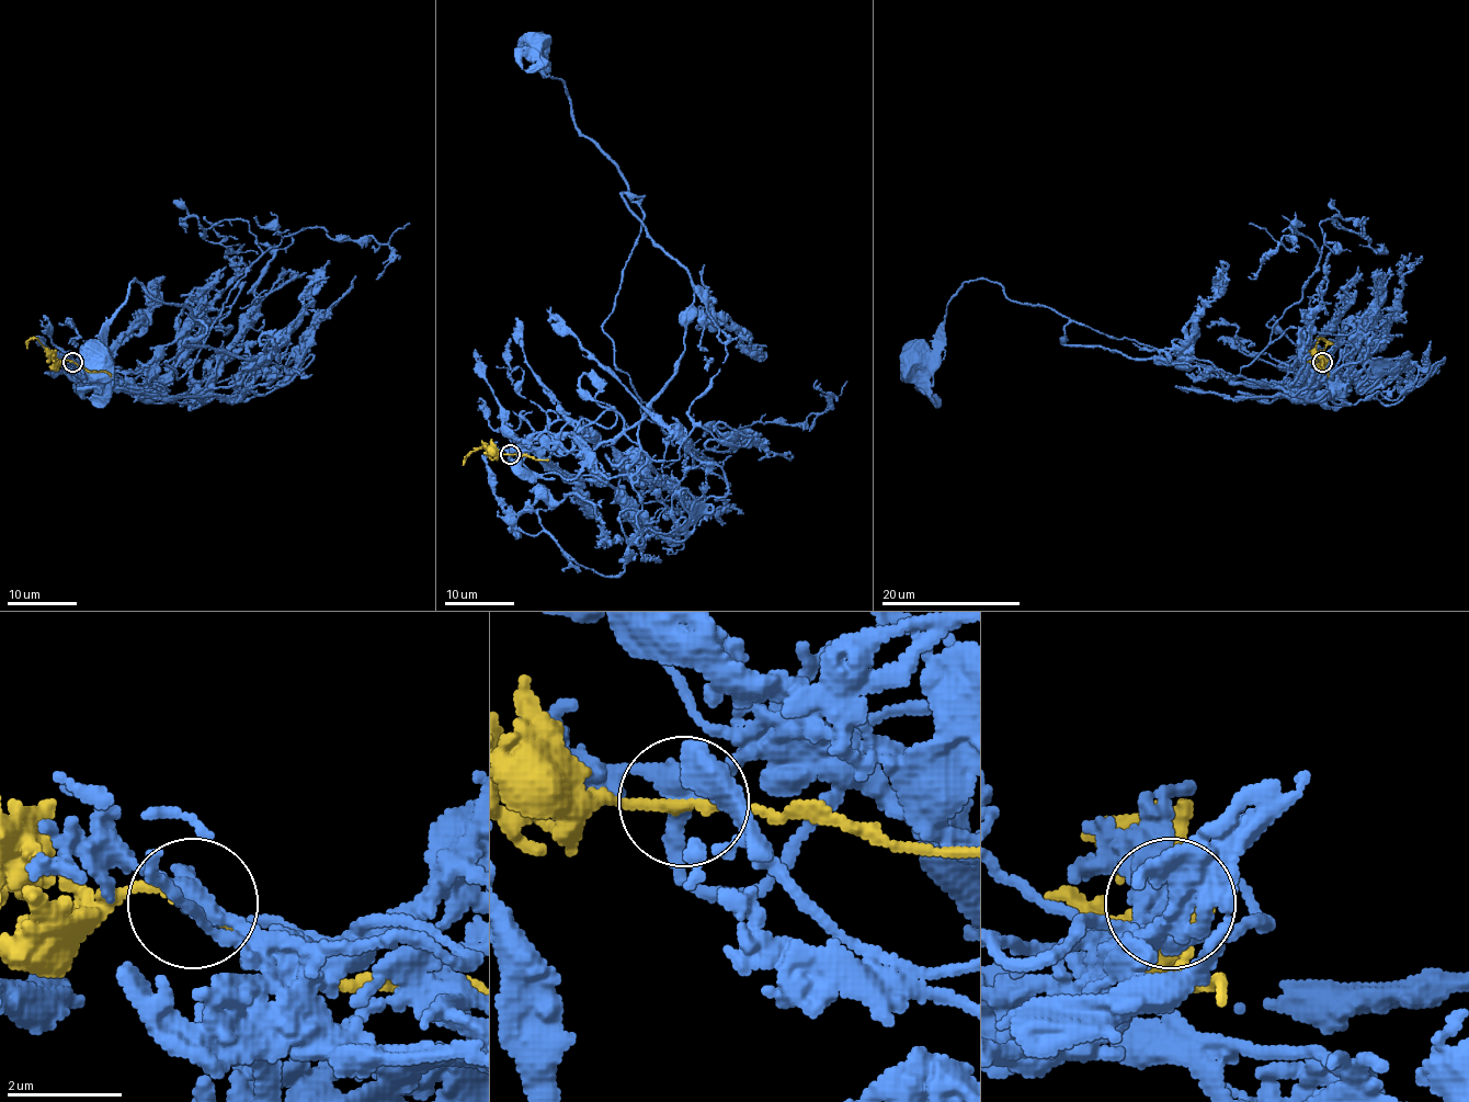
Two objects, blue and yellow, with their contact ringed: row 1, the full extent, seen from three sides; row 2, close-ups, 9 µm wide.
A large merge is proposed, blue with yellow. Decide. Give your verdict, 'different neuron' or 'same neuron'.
same neuron

